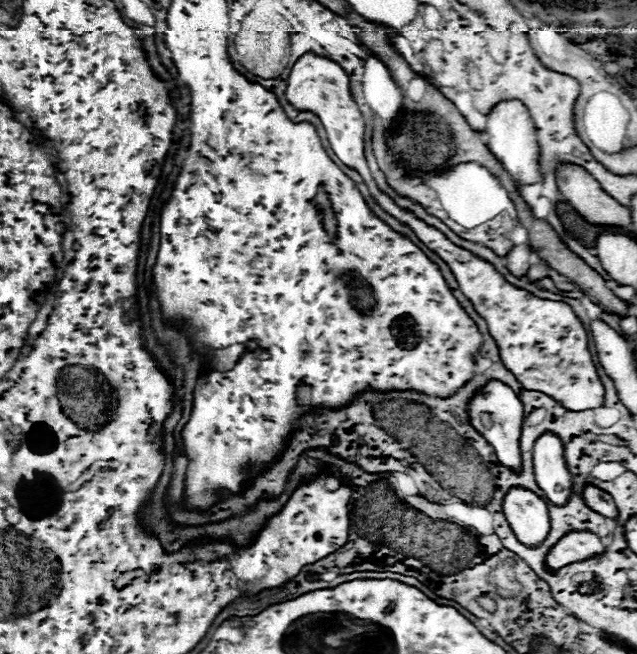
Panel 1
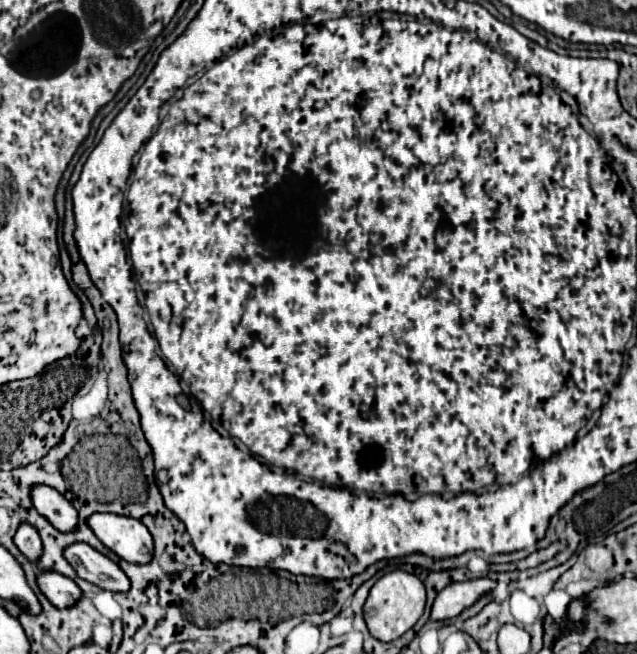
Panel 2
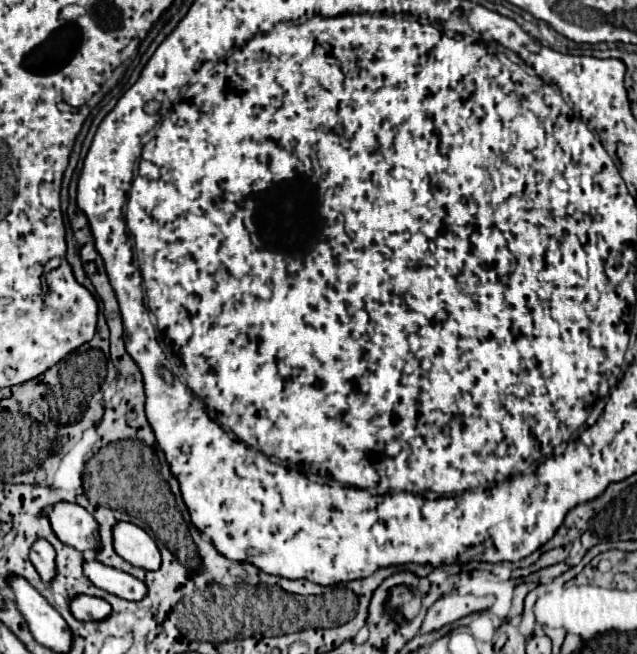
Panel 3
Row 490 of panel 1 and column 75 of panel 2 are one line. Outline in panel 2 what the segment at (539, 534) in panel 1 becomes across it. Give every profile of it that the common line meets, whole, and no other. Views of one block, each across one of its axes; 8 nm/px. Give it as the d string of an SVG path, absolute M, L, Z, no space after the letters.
M34 486L32 488L34 508L60 532L72 532L78 526L76 508L50 486Z

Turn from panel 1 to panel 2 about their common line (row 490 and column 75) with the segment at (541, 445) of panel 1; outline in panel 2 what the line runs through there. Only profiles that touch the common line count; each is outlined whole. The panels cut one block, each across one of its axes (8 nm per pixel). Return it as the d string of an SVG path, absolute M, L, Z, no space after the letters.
M76 542L68 546L64 558L70 562L70 566L76 570L80 578L100 586L102 590L110 590L110 592L130 590L130 580L120 570L120 566L84 542Z

